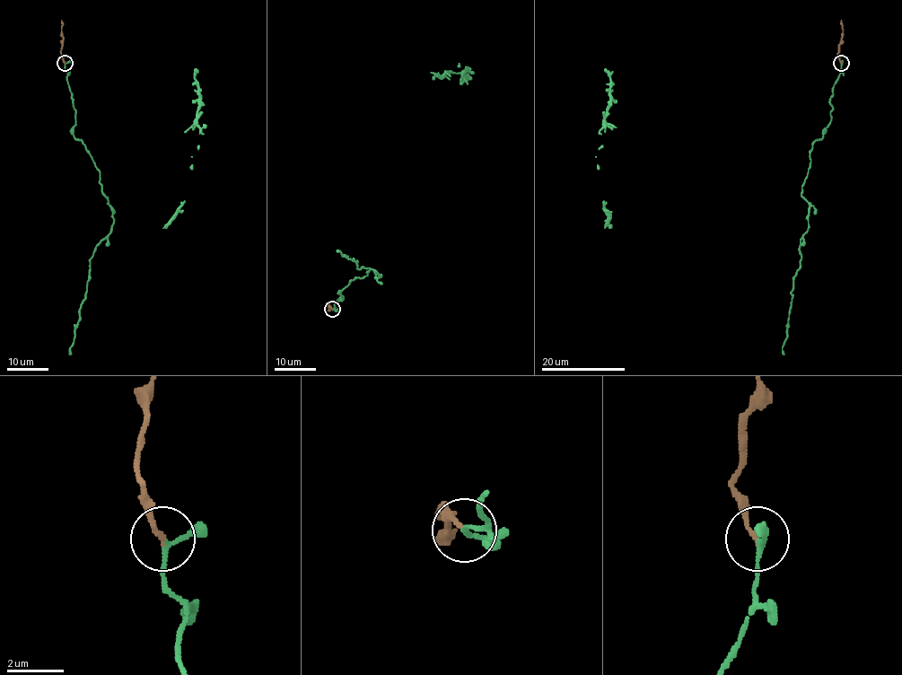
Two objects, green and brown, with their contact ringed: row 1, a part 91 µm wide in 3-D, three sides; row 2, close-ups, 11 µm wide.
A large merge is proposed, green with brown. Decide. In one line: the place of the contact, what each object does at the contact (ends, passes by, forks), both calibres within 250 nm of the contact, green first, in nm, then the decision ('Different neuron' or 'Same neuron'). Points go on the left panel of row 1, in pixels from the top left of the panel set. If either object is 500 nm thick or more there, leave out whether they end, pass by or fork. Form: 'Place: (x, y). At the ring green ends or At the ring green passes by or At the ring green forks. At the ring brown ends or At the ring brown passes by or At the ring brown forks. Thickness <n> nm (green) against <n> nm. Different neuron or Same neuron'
Place: (65, 63). At the ring green passes by. At the ring brown ends. Thickness 140 nm (green) against 150 nm. Same neuron

